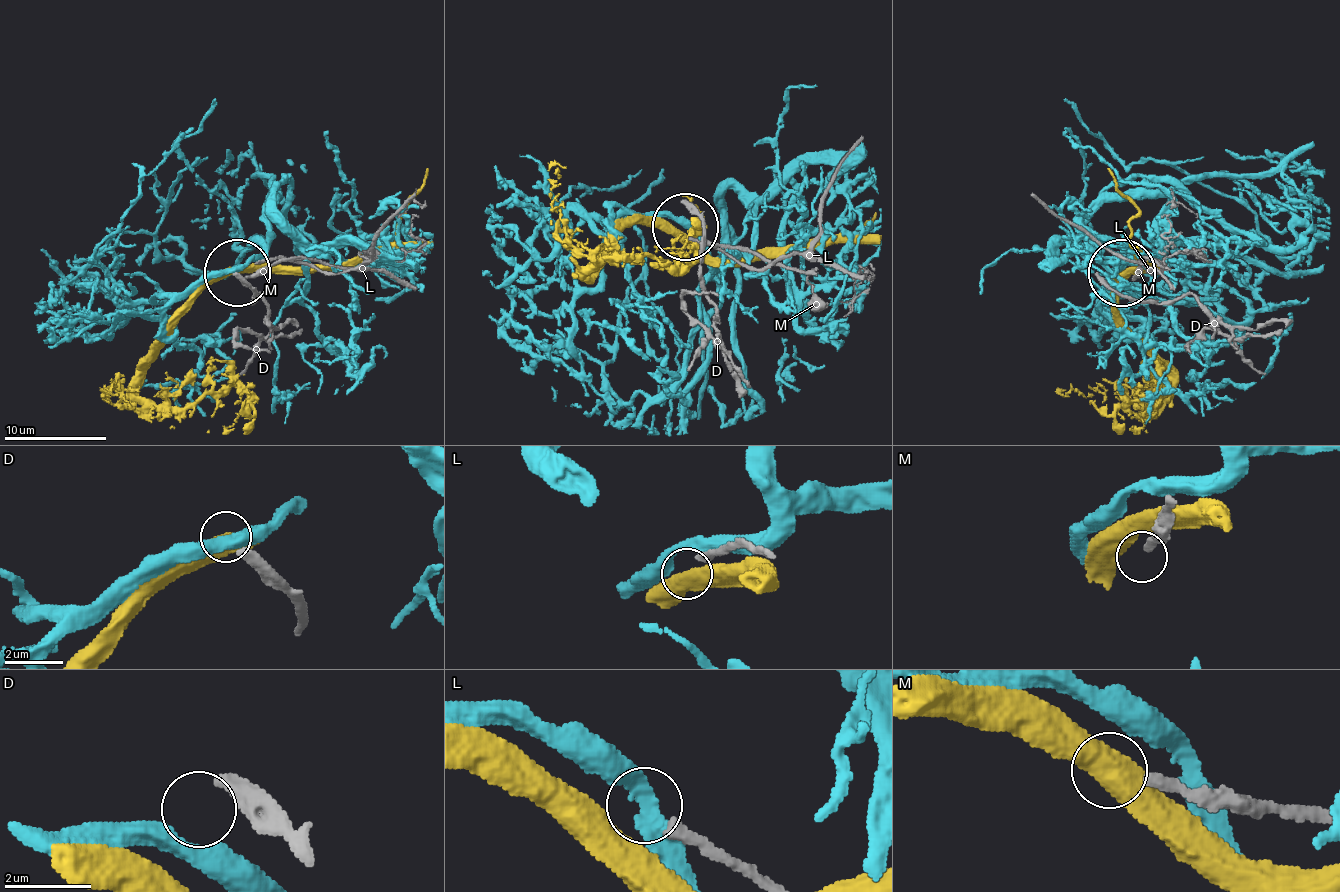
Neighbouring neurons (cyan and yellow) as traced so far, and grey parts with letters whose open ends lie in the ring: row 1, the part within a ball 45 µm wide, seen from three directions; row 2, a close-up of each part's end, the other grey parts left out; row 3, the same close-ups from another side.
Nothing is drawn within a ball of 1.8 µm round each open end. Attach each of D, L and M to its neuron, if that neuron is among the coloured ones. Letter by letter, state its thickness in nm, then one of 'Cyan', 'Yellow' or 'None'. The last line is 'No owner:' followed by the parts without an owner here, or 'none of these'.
D: Thickness 360 nm. Cyan
L: Thickness 240 nm. None
M: Thickness 240 nm. None
No owner: L, M

